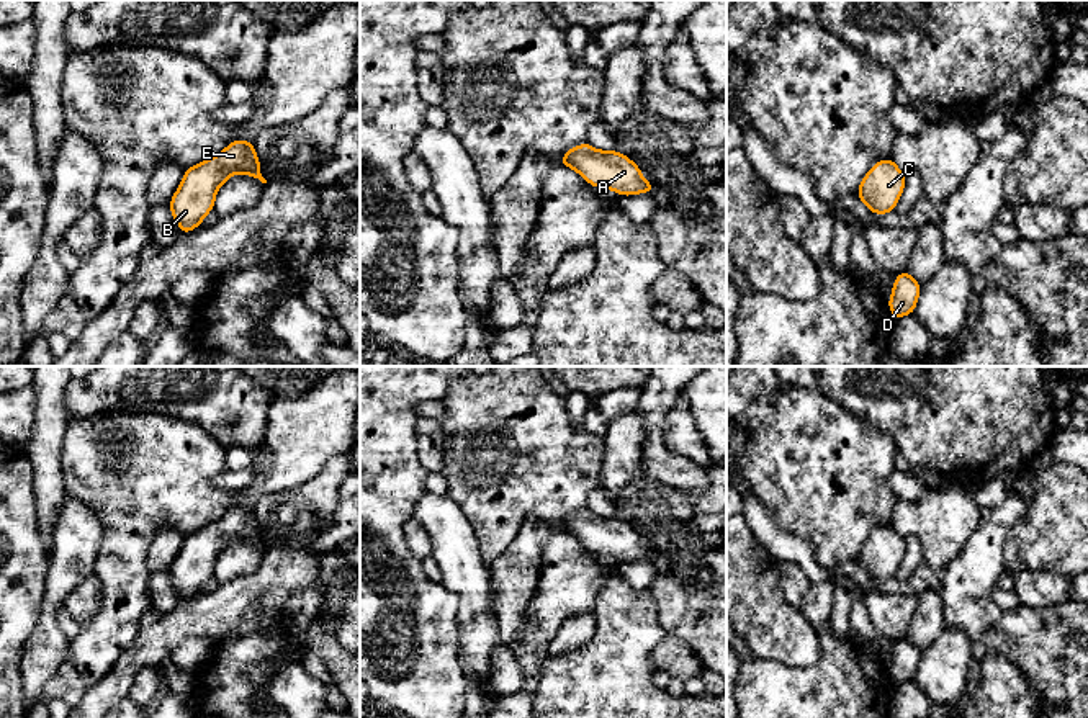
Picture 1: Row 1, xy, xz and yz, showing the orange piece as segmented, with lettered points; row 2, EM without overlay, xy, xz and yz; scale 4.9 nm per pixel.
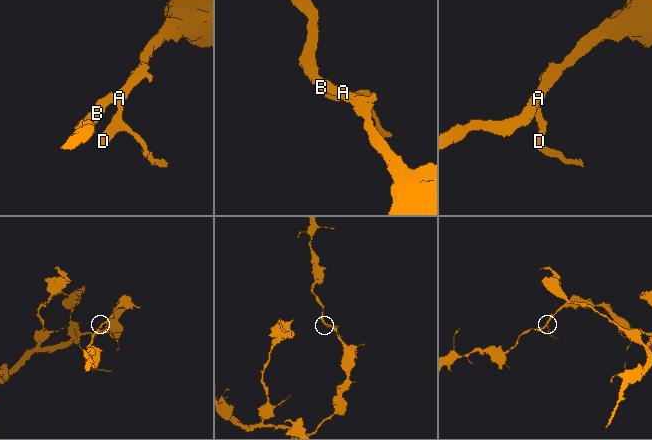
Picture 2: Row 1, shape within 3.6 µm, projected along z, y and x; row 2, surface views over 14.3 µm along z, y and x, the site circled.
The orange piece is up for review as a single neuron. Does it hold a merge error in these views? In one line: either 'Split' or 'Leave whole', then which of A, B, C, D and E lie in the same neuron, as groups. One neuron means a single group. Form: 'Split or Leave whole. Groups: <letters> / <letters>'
Leave whole. Groups: A B C D E

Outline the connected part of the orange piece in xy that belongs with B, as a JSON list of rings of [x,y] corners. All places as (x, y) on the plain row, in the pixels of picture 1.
[[[231,507],[219,522],[187,535],[178,556],[169,568],[182,602],[201,592],[205,582],[214,576],[219,553],[236,540],[267,550],[252,507]]]

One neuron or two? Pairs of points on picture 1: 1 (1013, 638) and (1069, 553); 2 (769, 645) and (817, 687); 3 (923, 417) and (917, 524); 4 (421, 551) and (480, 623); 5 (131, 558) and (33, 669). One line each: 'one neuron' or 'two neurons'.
1: two neurons
2: two neurons
3: two neurons
4: two neurons
5: two neurons

